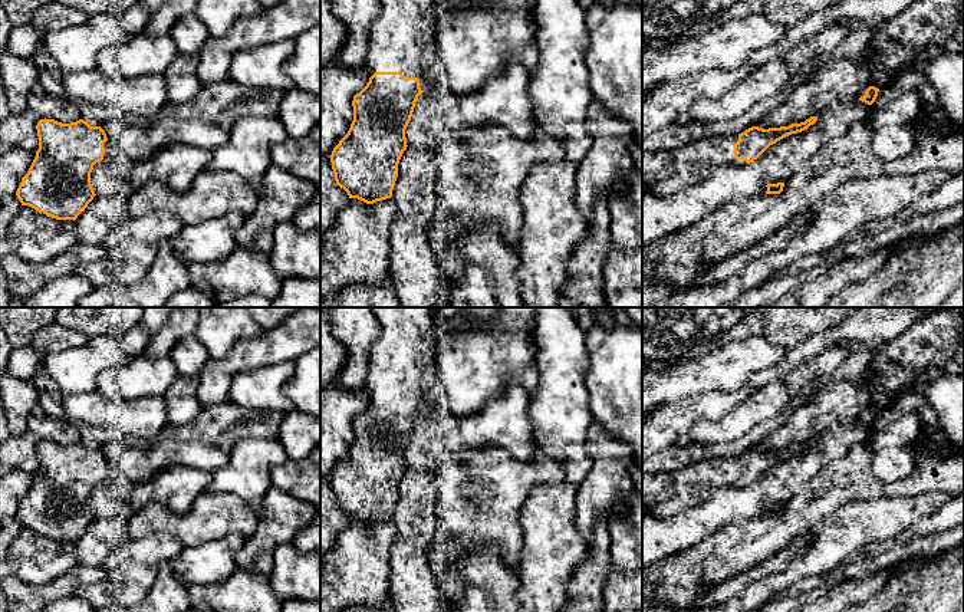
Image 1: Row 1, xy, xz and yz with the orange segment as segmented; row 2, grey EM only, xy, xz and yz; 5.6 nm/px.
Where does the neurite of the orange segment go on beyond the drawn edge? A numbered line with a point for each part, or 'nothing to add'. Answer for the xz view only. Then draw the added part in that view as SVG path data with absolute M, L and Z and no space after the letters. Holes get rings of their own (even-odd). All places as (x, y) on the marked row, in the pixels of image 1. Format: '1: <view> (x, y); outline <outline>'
1: xz (402, 39); outline M379 0L381 13L374 22L365 65L369 78L375 72L401 72L405 78L418 78L421 91L428 91L434 72L440 69L437 53L437 10L434 0Z

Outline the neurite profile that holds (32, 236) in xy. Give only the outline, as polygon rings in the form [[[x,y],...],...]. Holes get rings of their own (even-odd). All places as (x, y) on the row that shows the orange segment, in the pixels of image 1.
[[[22,205],[0,238],[0,260],[13,254],[30,263],[47,263],[76,243],[73,220],[56,220]]]

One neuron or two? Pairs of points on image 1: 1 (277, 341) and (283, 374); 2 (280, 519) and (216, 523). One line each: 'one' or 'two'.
1: two
2: two

